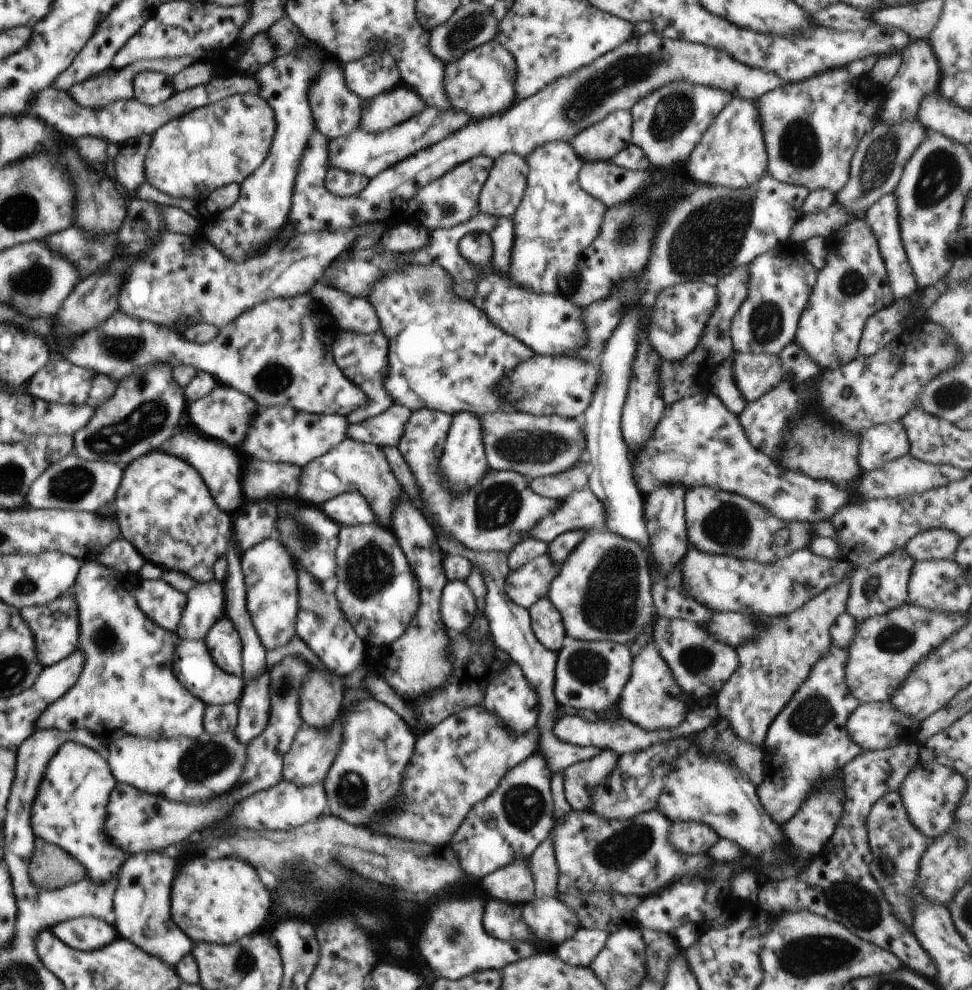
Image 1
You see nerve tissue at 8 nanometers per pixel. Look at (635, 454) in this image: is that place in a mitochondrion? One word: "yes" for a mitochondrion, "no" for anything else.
no

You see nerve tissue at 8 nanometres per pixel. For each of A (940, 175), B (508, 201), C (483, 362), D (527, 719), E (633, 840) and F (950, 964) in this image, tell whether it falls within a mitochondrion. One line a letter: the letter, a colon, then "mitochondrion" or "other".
A: mitochondrion
B: other
C: other
D: other
E: mitochondrion
F: other

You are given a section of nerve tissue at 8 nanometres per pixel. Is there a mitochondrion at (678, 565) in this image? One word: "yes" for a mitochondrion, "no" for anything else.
no

